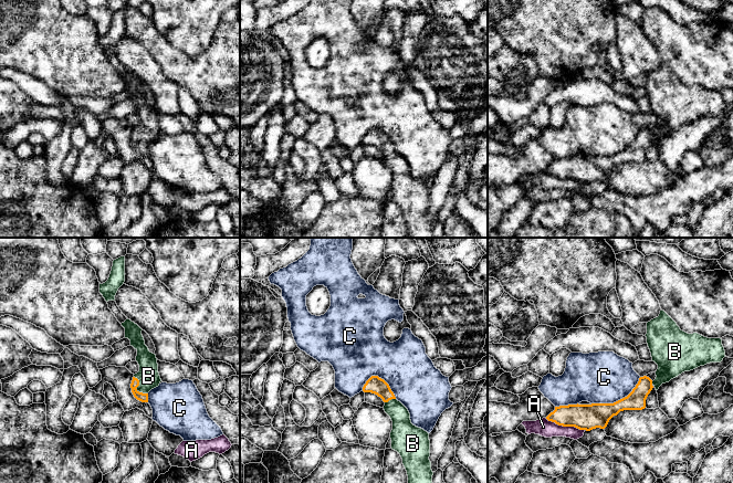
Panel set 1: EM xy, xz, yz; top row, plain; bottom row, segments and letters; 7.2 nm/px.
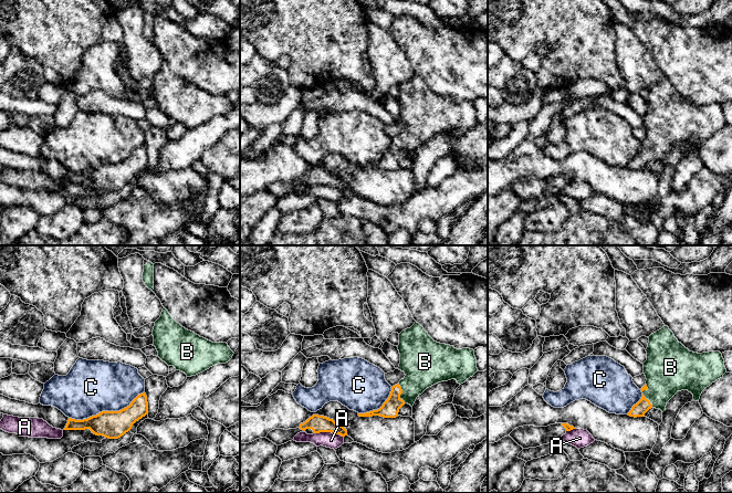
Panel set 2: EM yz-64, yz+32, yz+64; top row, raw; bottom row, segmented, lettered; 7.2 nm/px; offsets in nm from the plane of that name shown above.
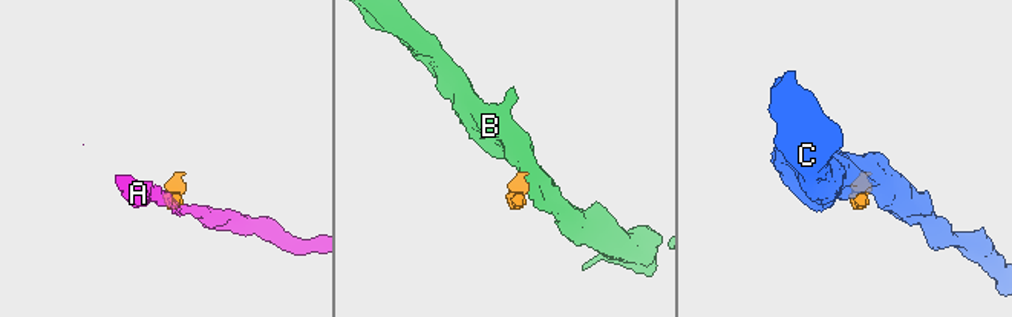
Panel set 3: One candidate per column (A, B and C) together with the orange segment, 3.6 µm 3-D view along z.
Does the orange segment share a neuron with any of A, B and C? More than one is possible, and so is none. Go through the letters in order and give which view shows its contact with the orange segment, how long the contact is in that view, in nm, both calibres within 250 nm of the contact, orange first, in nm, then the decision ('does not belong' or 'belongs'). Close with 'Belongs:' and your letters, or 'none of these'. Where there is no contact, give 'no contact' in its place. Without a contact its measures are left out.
A: contact in yz; length 300 nm; calibres 190 and 120 nm; does not belong
B: contact in xy; length 170 nm; calibres 70 and 160 nm; belongs
C: contact in yz; length 400 nm; calibres 190 and 380 nm; does not belong
Belongs: B

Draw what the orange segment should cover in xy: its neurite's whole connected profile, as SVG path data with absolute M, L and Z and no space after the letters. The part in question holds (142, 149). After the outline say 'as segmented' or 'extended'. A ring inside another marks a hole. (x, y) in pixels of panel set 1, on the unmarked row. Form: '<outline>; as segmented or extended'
M127 71L122 75L122 78L125 81L125 91L128 91L130 93L130 98L137 103L136 114L139 117L139 124L134 127L130 136L132 145L137 153L148 155L148 145L158 139L161 134L158 125L156 107L150 105L148 99L145 97L145 93L142 87L143 82L137 76Z; extended

